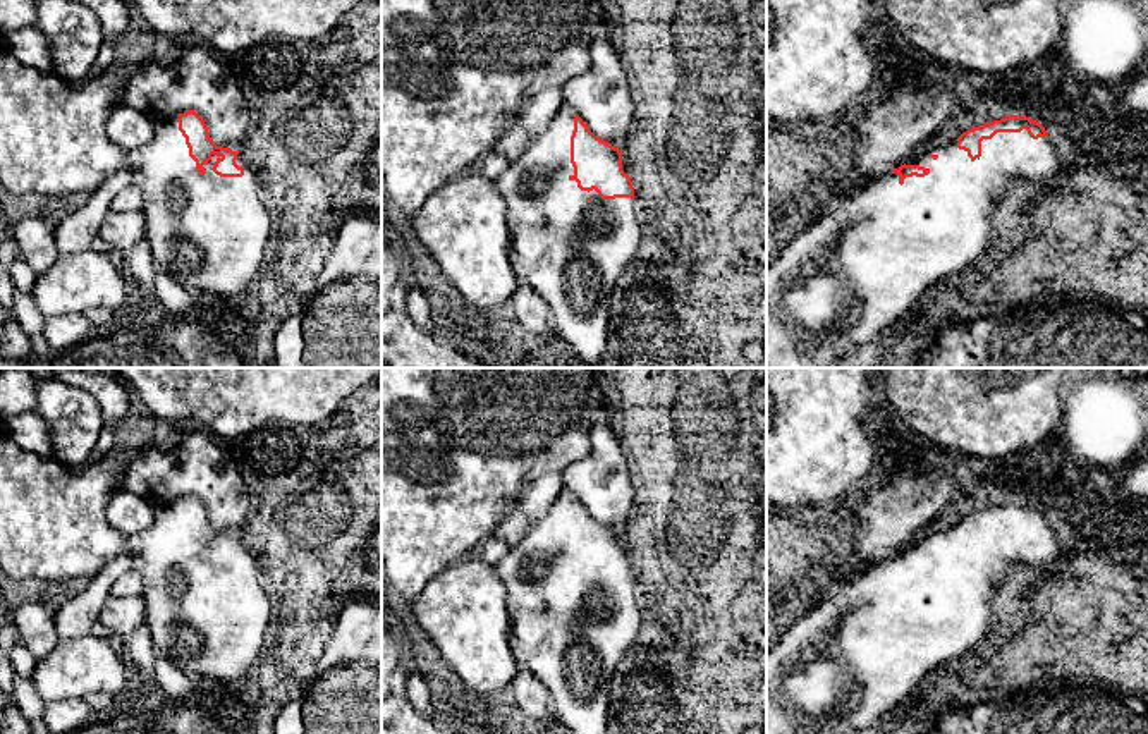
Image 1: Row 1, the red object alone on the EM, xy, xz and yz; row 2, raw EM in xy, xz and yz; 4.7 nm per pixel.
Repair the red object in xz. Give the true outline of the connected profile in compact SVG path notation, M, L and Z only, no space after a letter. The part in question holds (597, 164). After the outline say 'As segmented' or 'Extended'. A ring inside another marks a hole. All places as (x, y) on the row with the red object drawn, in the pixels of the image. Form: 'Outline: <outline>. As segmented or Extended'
Outline: M562 103L550 124L495 180L495 187L505 203L509 260L517 282L547 301L562 347L586 364L598 364L607 349L615 282L641 241L622 150L596 138L574 108Z. Extended

